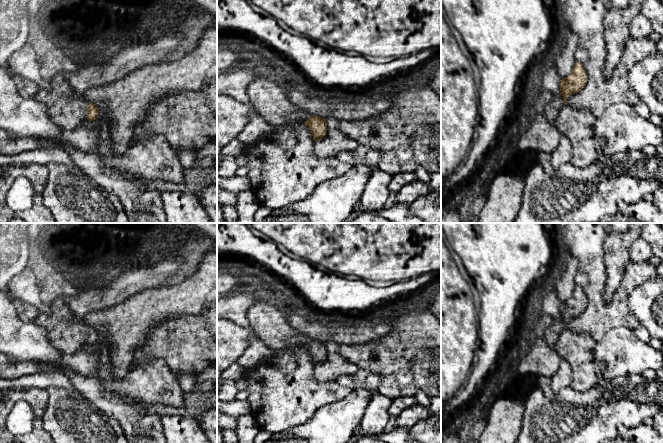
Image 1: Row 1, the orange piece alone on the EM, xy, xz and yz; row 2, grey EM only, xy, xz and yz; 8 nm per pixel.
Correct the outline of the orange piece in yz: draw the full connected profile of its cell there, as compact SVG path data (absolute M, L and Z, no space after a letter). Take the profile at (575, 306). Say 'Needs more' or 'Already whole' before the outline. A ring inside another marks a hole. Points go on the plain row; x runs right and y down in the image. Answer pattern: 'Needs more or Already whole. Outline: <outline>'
Needs more. Outline: M576 286L571 298L568 301L562 302L560 316L554 318L545 330L545 342L550 348L555 349L562 331L567 328L567 322L581 315L586 307L587 297L583 289L580 286Z

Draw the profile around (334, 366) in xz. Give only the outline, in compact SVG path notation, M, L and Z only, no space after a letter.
M326 341L327 356L315 366L314 377L318 382L336 381L344 374L354 374L358 368L339 353L339 346L333 341Z

